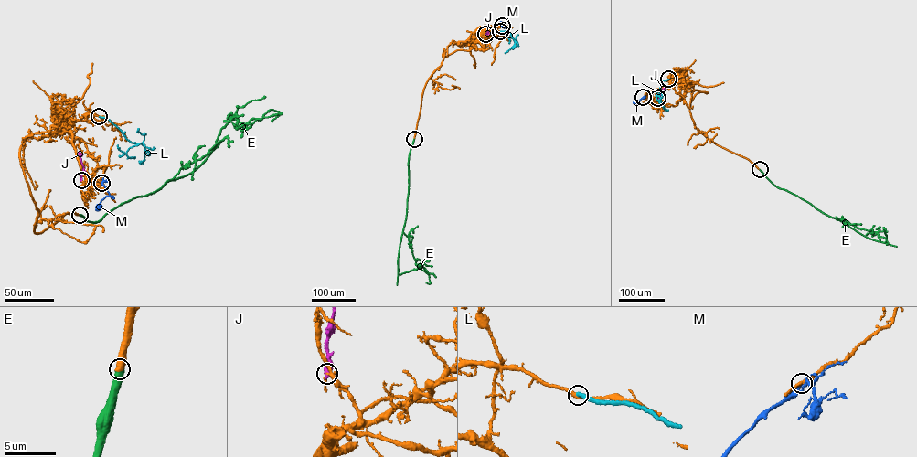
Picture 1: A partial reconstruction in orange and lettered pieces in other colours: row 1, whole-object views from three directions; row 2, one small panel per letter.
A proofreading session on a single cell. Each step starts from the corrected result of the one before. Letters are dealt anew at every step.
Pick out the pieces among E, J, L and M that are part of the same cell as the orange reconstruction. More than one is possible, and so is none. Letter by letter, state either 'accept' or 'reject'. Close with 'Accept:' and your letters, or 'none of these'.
E: accept
J: reject
L: reject
M: reject
Accept: E

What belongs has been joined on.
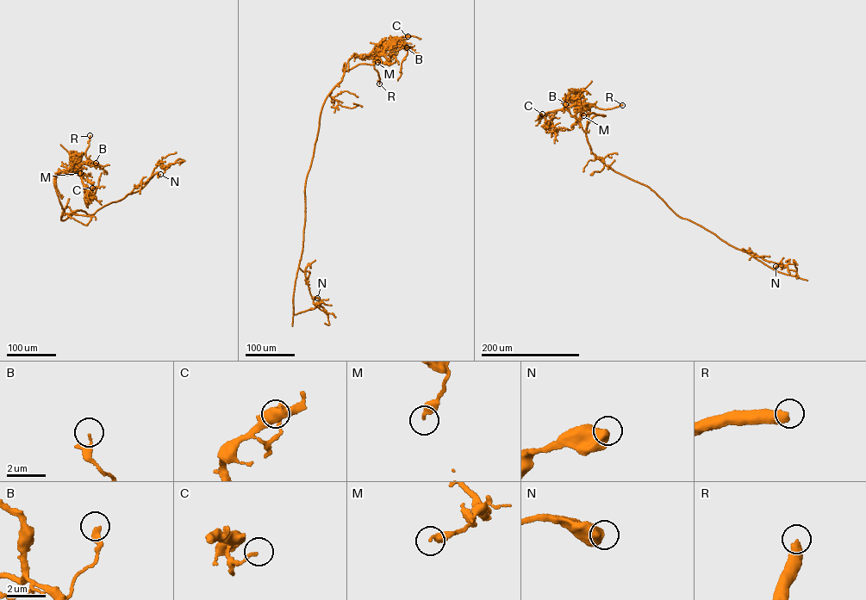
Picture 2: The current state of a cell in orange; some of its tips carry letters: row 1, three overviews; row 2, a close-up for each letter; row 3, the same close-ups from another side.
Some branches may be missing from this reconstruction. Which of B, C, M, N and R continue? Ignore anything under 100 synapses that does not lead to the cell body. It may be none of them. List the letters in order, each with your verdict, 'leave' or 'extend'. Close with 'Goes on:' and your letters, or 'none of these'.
B: leave
C: leave
M: leave
N: leave
R: extend
Goes on: R

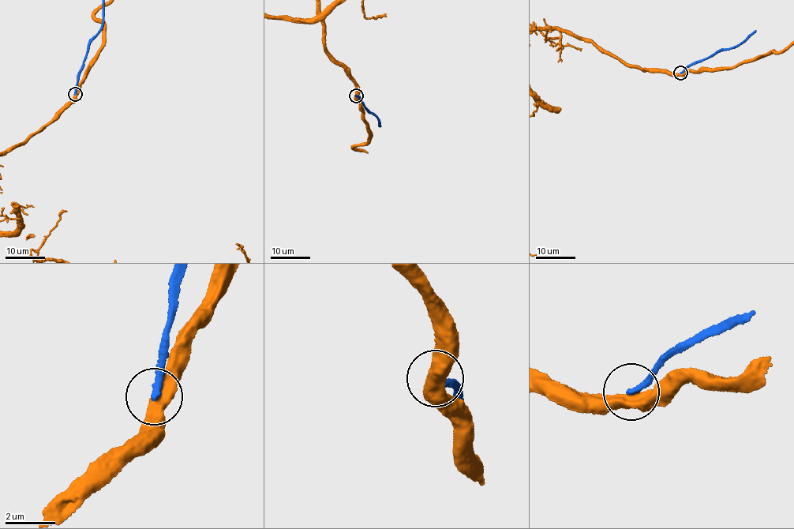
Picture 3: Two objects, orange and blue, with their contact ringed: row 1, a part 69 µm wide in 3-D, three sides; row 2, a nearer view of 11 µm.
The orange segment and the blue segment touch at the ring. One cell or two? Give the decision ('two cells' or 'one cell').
two cells

